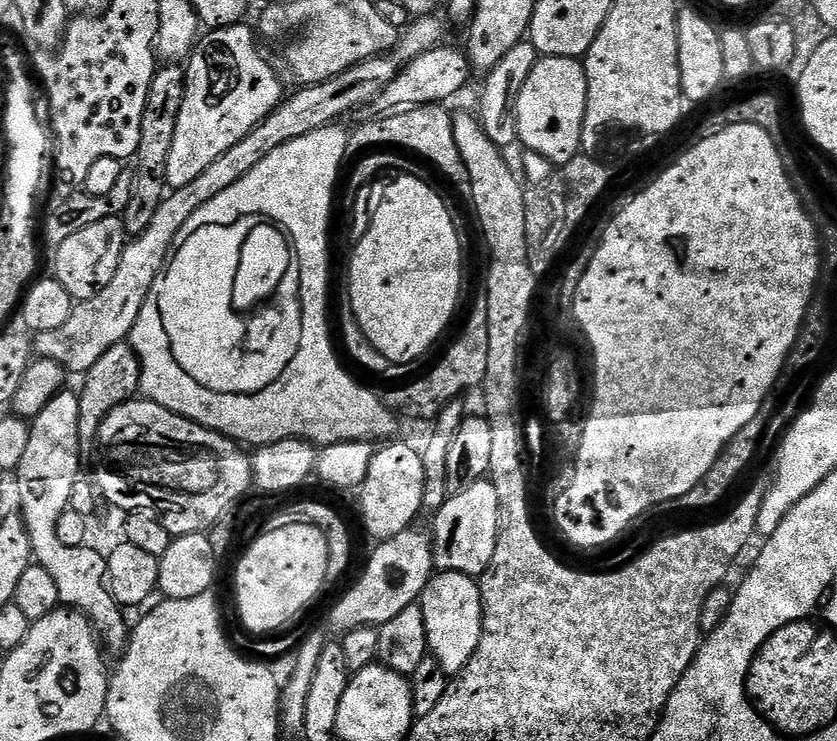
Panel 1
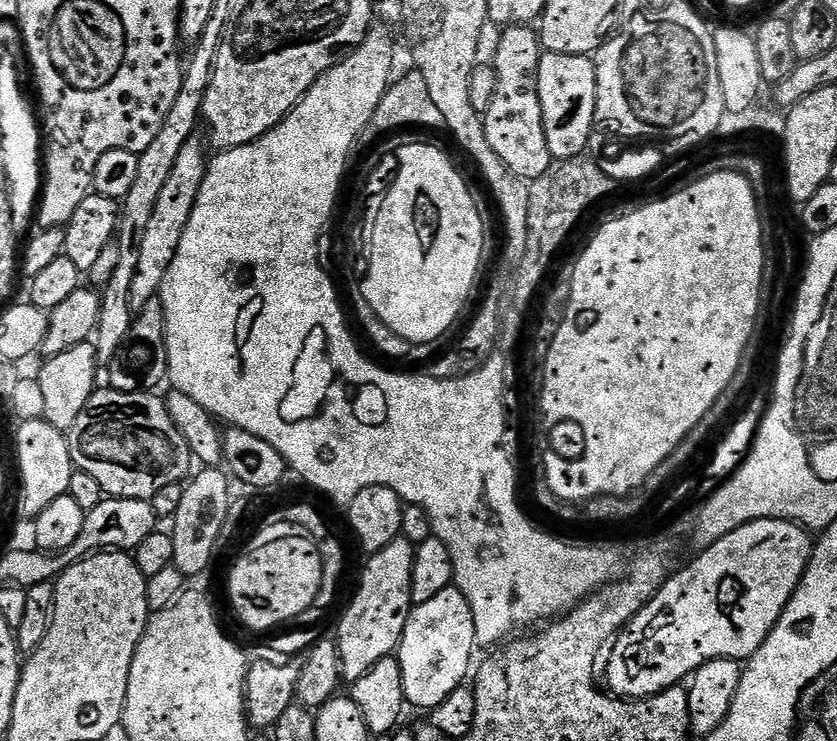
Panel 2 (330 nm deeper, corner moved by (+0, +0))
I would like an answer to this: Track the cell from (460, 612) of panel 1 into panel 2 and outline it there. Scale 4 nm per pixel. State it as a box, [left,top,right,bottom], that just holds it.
[398,586,477,710]

